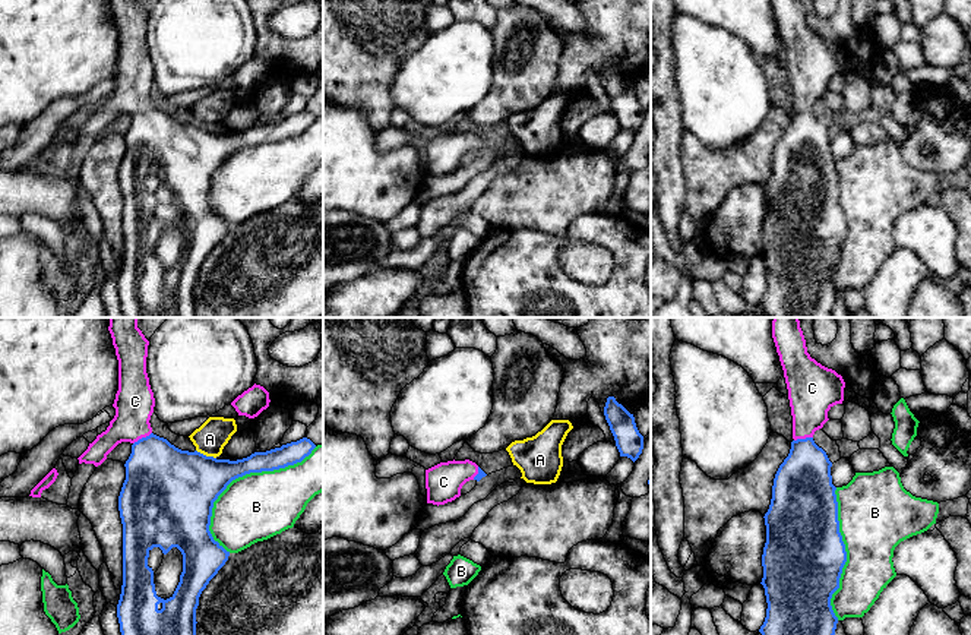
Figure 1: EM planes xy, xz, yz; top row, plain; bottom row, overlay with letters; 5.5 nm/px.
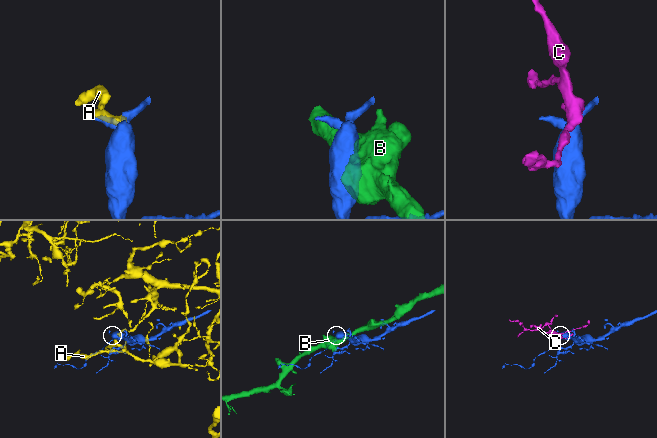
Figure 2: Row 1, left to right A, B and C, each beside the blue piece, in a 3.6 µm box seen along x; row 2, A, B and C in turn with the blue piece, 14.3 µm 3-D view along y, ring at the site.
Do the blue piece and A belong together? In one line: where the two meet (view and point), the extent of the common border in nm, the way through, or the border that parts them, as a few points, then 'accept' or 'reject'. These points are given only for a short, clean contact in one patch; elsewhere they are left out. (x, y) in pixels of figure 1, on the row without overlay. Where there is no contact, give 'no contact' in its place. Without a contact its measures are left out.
meets blue in xy at (205, 128); contact 120 nm long; reject

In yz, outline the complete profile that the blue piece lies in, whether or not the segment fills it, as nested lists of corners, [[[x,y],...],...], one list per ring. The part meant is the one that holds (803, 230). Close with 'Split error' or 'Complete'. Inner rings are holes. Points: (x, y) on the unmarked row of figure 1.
[[[772,0],[772,10],[788,61],[794,113],[775,146],[771,177],[763,189],[766,215],[760,256],[768,281],[759,304],[768,318],[831,318],[838,296],[831,271],[839,260],[847,224],[839,205],[832,135],[815,116],[813,107],[829,92],[828,83],[842,76],[845,54],[835,42],[810,29],[801,0]]]. Split error

